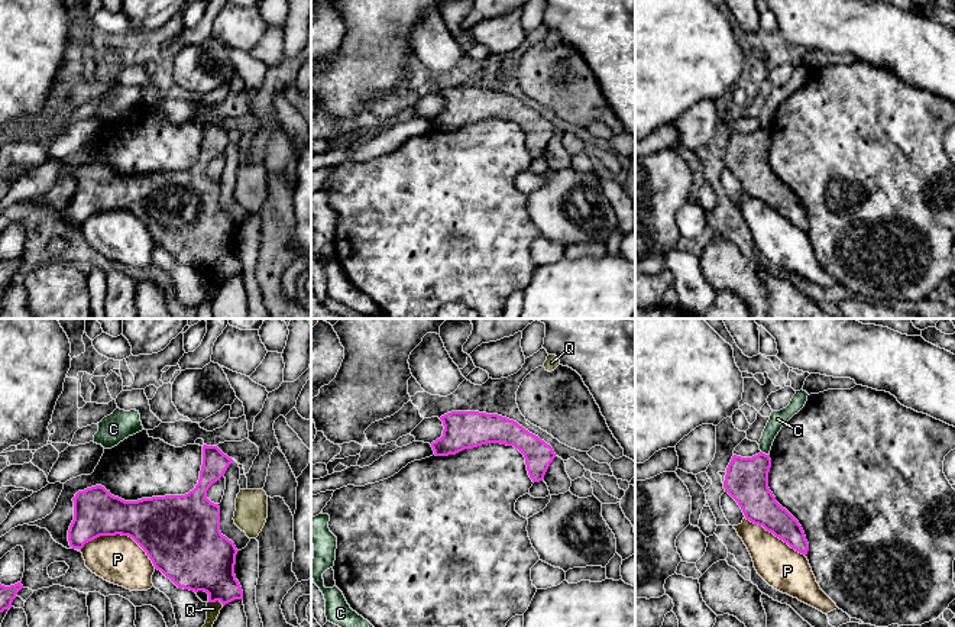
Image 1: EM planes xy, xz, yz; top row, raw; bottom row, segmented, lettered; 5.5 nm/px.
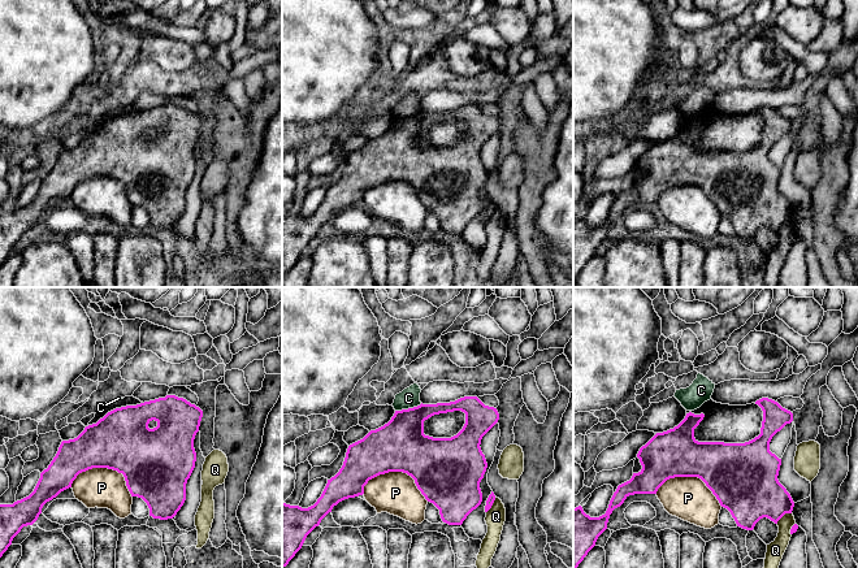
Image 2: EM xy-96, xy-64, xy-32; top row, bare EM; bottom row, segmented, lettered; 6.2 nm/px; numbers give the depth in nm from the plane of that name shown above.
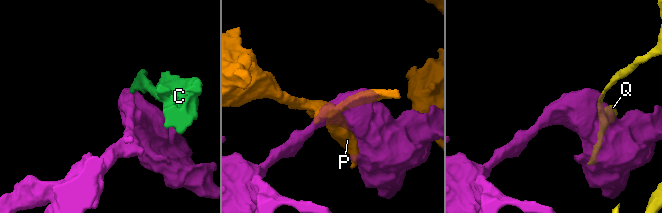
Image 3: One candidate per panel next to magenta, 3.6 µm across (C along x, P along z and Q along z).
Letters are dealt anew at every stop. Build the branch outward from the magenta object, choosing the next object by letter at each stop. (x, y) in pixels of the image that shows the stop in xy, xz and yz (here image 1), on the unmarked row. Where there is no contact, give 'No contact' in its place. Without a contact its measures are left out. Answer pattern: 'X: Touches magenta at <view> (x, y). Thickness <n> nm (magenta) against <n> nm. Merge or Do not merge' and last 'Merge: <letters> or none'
C: Touches magenta at yz (764, 129). Thickness 240 nm (magenta) against 90 nm. Do not merge
P: Touches magenta at xy (120, 209). Thickness 340 nm (magenta) against 280 nm. Do not merge
Q: Touches magenta at xy (216, 275). Thickness 360 nm (magenta) against 100 nm. Do not merge
Merge: none

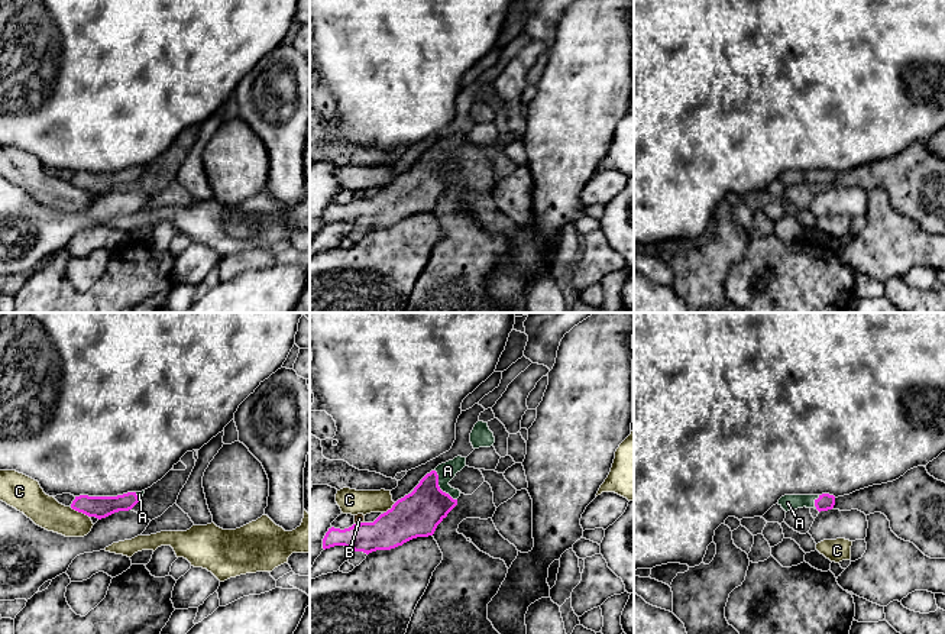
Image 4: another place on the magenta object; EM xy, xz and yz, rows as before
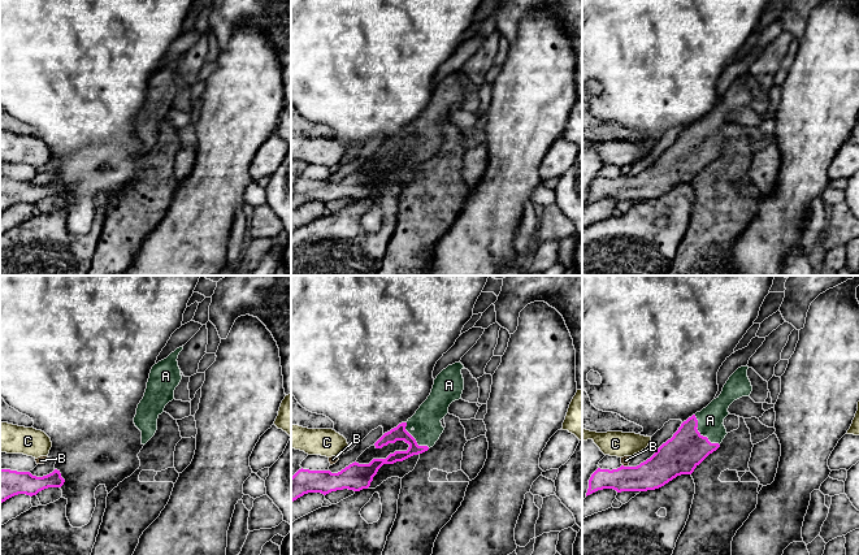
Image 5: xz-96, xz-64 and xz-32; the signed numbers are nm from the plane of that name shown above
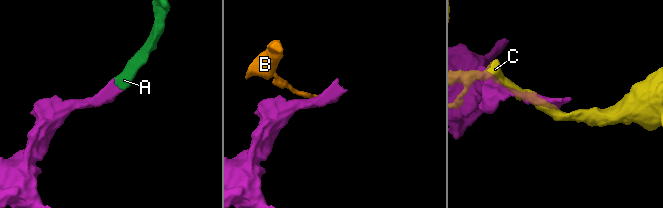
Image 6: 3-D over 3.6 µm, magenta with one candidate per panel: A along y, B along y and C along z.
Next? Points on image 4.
A: Touches magenta at xz (439, 162). Thickness 240 nm (magenta) against 100 nm. Merge
B: Touches magenta at xz (361, 199). Thickness 220 nm (magenta) against 50 nm. Do not merge
C: Touches magenta at xy (80, 187). Thickness 130 nm (magenta) against 180 nm. Do not merge
Merge: A

